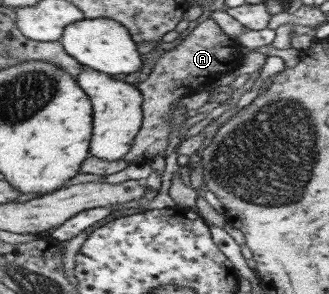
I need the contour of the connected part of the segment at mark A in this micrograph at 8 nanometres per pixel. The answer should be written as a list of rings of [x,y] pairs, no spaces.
[[[211,18],[199,22],[179,44],[161,54],[148,77],[137,86],[142,95],[141,127],[133,137],[129,151],[121,159],[131,164],[144,164],[149,163],[155,155],[165,157],[175,141],[174,132],[187,124],[188,109],[175,106],[177,101],[203,90],[205,85],[239,67],[243,56],[242,47],[225,35]]]

